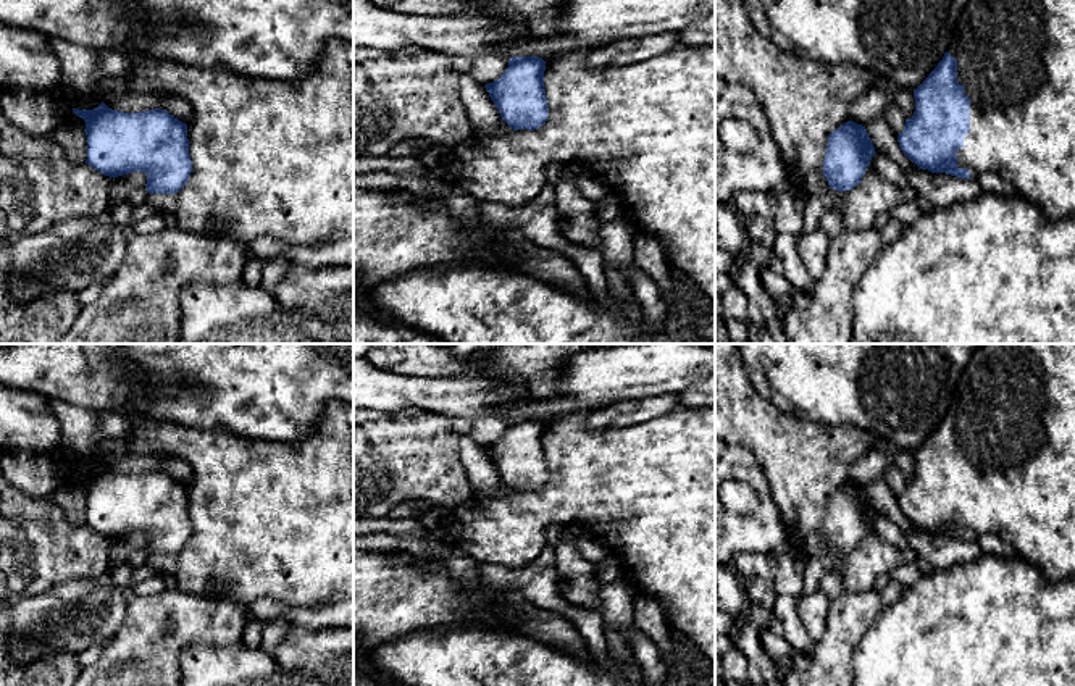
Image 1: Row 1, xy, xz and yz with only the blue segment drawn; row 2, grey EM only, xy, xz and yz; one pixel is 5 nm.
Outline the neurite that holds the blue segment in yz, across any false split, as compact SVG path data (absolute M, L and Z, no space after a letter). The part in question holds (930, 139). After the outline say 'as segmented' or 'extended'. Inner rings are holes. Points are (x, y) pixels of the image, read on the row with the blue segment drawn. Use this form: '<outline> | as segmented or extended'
M968 0L960 13L952 40L938 66L914 90L915 111L906 119L897 142L904 155L922 169L977 179L994 173L1007 181L1020 197L1039 207L1051 221L1075 215L1075 0Z | extended

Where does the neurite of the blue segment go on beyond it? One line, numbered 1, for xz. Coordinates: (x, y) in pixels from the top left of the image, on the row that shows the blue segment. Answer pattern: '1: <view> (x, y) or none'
1: none

